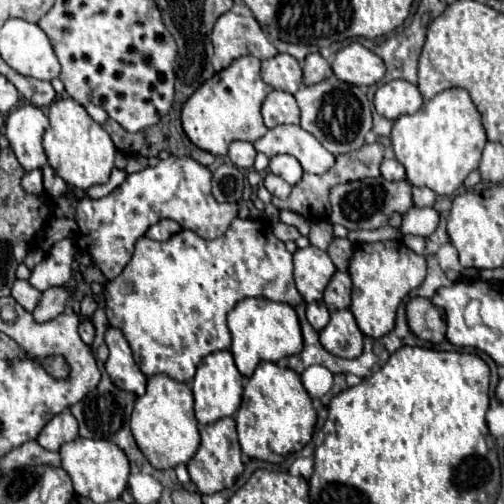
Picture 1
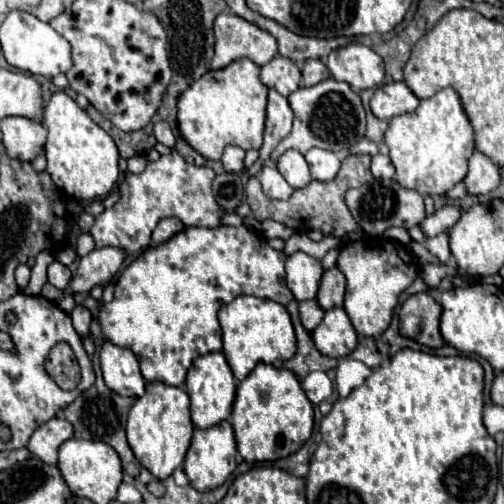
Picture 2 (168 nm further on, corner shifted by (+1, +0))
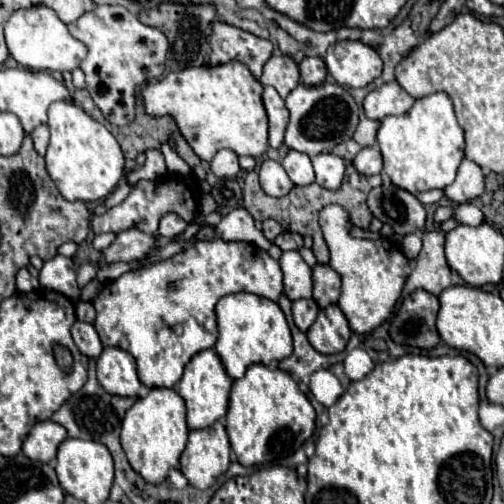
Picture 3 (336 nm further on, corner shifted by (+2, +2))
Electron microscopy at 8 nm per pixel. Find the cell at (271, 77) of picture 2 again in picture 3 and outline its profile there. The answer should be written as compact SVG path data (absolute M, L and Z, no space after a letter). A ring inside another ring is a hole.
M272 55L264 65L260 83L274 87L280 97L286 97L300 83L298 65L288 55Z

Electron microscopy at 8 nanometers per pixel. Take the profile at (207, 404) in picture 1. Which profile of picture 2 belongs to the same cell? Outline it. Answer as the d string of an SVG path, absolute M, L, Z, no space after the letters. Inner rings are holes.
M223 351L207 353L207 355L201 355L199 359L195 359L195 363L191 365L191 371L187 373L185 385L187 385L185 389L189 393L189 399L191 399L191 421L195 423L195 427L207 429L207 427L221 423L223 419L229 419L231 409L233 409L237 381L233 377L233 371L231 371Z

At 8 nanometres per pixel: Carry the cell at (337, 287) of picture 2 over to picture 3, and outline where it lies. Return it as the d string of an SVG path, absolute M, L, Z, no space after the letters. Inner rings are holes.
M316 263L312 269L312 299L320 309L336 303L340 297L340 275L330 267Z

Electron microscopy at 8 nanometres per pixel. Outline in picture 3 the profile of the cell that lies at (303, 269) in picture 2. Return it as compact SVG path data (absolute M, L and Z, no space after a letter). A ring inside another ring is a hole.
M284 251L280 257L284 273L284 293L290 301L312 297L312 269L304 263L298 251Z

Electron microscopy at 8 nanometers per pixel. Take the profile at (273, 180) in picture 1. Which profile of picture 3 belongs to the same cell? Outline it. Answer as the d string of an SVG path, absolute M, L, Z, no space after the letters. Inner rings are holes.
M266 159L262 165L260 165L260 185L262 185L262 191L270 197L282 197L286 195L290 189L292 189L292 181L288 177L288 173L284 171L284 167L278 163L278 161L272 161L272 159Z

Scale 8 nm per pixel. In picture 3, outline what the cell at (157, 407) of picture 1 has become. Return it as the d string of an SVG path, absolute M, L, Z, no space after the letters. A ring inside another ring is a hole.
M152 389L144 399L138 399L122 421L120 443L132 469L148 483L158 485L168 477L168 471L178 467L178 457L188 441L186 407L174 389Z

